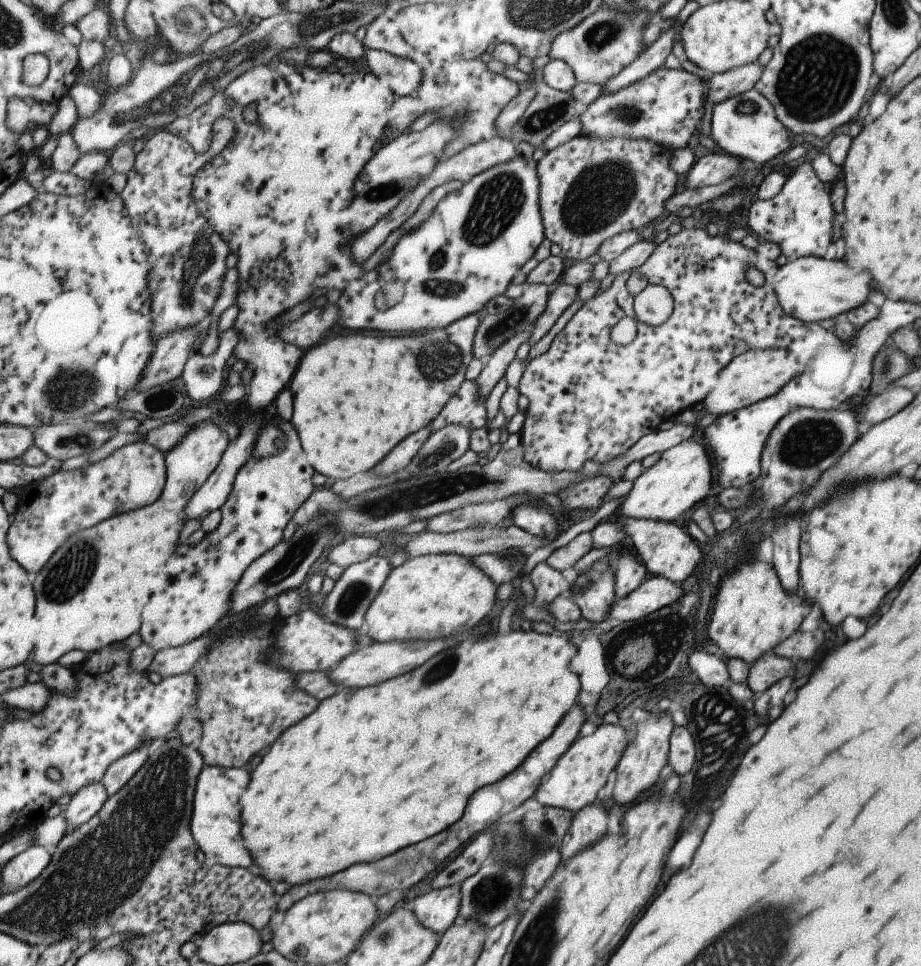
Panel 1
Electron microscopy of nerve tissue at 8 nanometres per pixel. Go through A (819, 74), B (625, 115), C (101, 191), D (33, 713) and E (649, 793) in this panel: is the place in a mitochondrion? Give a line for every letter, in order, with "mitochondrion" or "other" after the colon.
A: mitochondrion
B: mitochondrion
C: other
D: other
E: other

